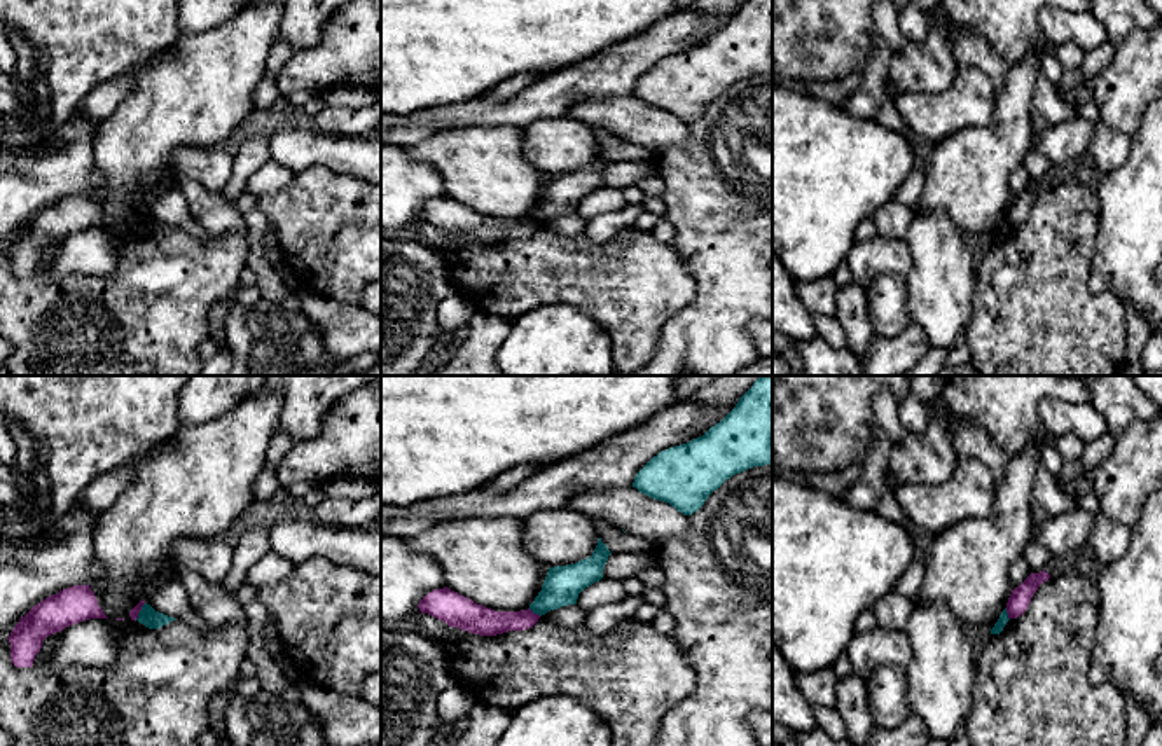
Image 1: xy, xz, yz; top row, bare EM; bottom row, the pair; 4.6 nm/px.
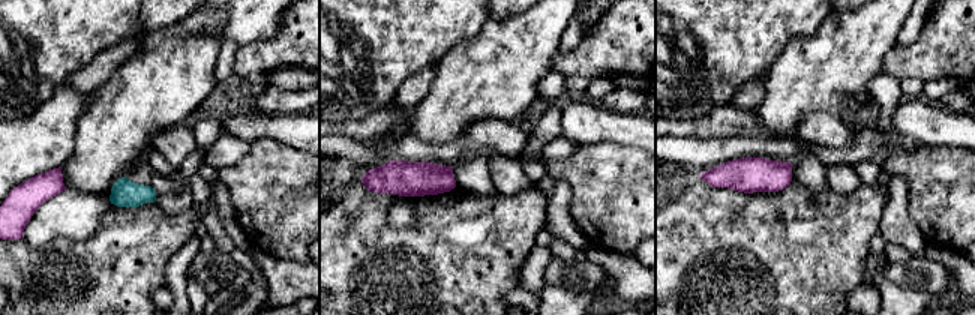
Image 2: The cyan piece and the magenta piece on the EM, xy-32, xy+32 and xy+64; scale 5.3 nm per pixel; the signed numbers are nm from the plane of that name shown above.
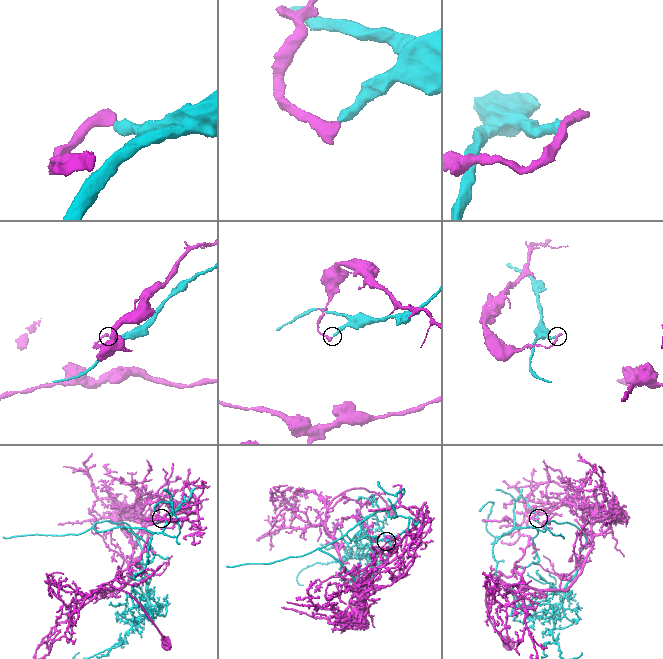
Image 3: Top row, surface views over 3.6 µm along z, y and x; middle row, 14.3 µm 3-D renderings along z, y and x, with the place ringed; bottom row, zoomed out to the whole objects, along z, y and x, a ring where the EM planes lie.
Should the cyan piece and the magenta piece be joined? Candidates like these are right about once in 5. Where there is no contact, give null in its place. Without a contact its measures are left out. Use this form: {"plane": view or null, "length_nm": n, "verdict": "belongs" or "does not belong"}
{"plane": "xz", "length_nm": 70, "verdict": "does not belong"}

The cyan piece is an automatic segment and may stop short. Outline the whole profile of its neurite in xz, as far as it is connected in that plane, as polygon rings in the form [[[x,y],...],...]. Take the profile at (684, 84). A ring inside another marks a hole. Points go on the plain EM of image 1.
[[[746,0],[702,45],[654,65],[633,96],[692,124],[732,84],[771,72],[772,0]]]

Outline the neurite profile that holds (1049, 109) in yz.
[[[1040,73],[1031,100],[1034,133],[1047,131],[1075,117],[1076,112],[1066,103],[1059,87]]]

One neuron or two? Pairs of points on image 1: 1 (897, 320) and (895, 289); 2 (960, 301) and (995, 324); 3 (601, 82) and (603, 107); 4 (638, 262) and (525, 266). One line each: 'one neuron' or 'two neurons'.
1: one neuron
2: two neurons
3: two neurons
4: one neuron

